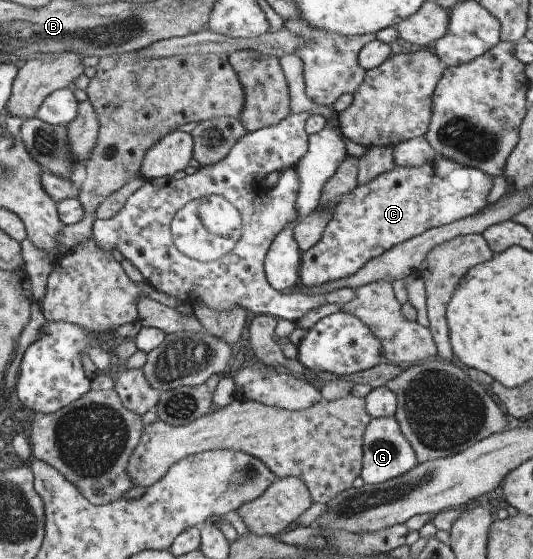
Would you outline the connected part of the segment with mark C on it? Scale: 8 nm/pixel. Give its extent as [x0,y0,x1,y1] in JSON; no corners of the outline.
[298,154,493,287]

